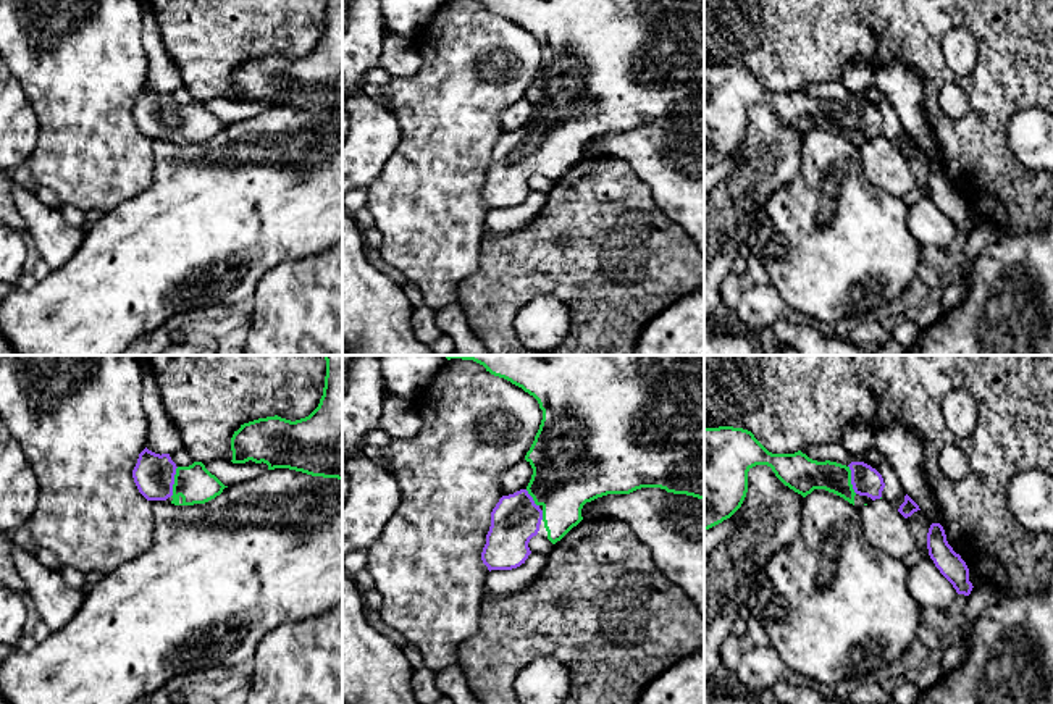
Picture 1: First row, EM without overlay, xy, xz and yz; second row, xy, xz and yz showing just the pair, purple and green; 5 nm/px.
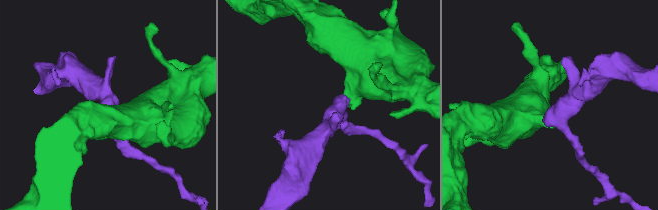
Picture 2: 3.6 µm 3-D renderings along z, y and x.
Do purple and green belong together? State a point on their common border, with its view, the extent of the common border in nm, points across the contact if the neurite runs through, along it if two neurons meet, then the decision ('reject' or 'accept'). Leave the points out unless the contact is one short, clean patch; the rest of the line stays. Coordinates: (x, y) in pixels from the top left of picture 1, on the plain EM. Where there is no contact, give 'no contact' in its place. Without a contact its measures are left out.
contact xy (173, 120); length 160 nm; way xy (154, 113), (173, 120), (196, 123); accept

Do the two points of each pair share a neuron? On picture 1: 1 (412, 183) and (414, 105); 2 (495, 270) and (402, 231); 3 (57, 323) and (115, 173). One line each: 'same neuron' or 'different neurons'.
1: same neuron
2: different neurons
3: different neurons

